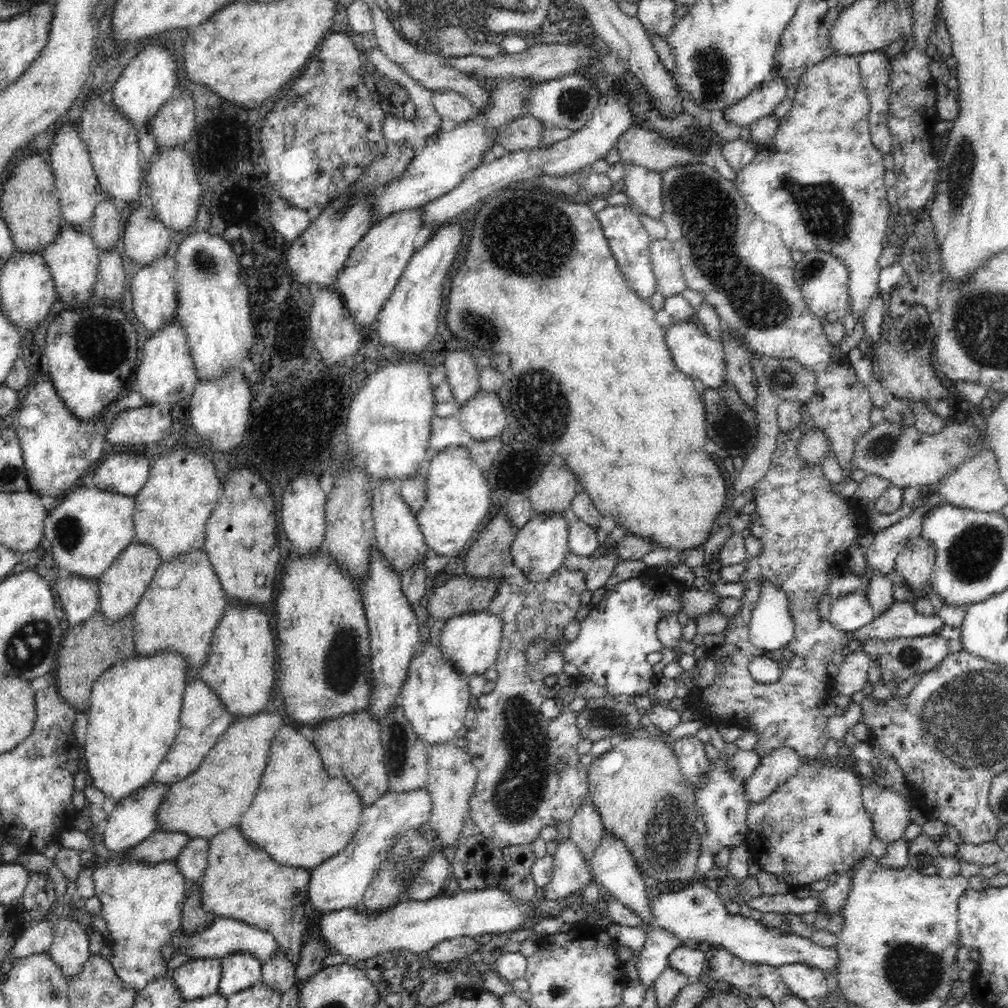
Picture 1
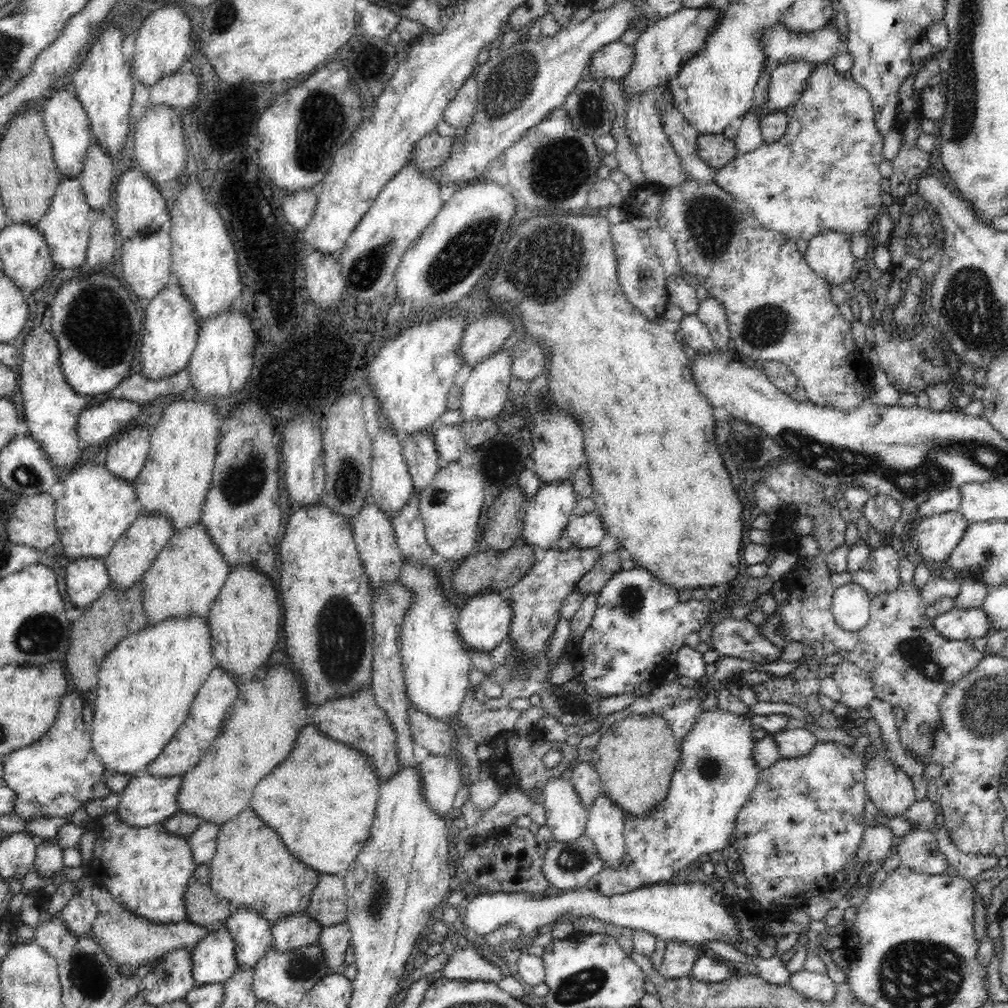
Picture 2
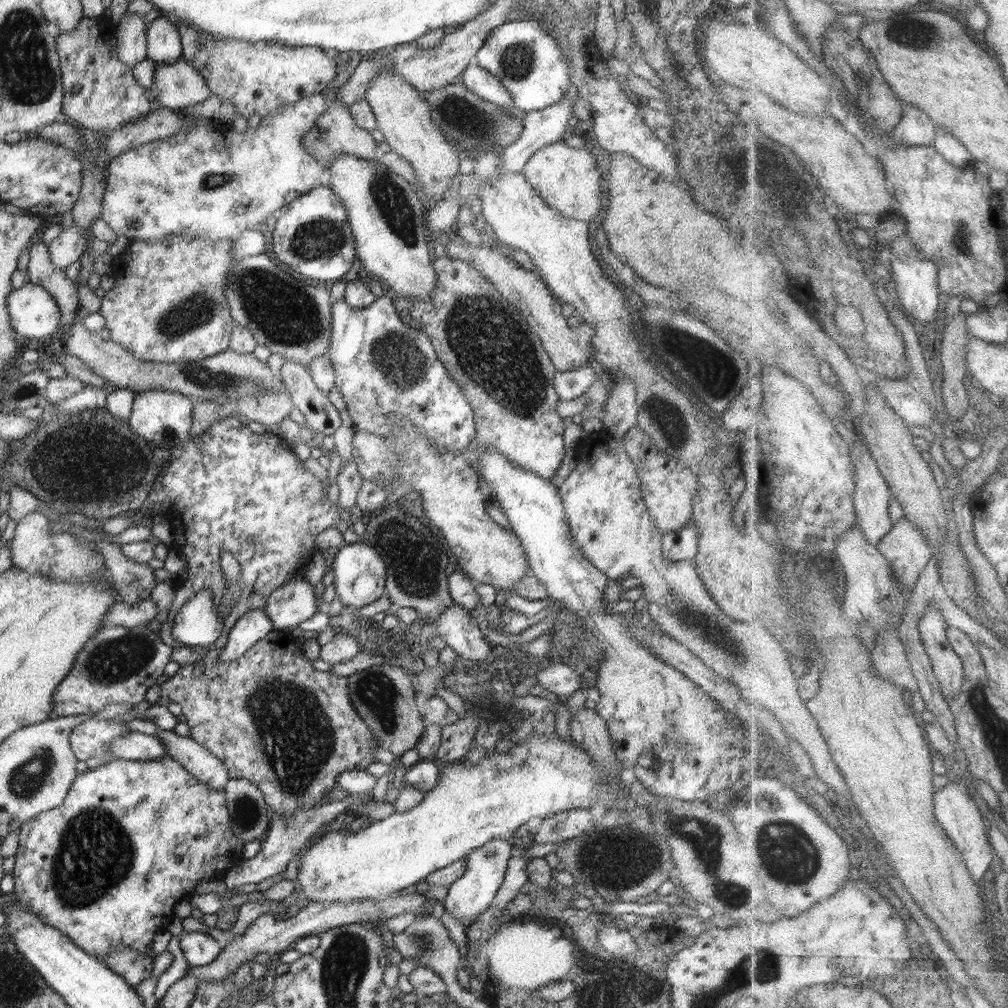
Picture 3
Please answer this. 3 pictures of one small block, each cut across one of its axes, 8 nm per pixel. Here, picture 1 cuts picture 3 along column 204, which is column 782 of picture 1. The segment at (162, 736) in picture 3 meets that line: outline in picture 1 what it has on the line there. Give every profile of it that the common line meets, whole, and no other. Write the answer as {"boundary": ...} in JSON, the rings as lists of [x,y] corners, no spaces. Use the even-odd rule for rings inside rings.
{"boundary":[[[787,746],[768,752],[752,776],[745,780],[748,804],[763,802],[776,786],[784,784],[803,764],[804,760]]]}

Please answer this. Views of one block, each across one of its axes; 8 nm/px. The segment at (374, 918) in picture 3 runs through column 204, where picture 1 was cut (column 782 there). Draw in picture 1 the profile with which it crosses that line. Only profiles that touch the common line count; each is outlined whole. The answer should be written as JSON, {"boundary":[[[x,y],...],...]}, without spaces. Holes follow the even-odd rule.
{"boundary":[[[794,963],[779,966],[777,969],[789,991],[807,1002],[821,1000],[830,990],[828,978],[819,968]]]}

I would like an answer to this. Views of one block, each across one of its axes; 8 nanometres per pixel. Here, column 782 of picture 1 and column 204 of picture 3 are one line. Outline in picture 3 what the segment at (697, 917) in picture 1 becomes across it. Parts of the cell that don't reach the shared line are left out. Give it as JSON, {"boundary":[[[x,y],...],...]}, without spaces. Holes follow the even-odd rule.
{"boundary":[[[204,931],[182,932],[179,944],[190,967],[214,962],[222,950],[222,946]]]}

